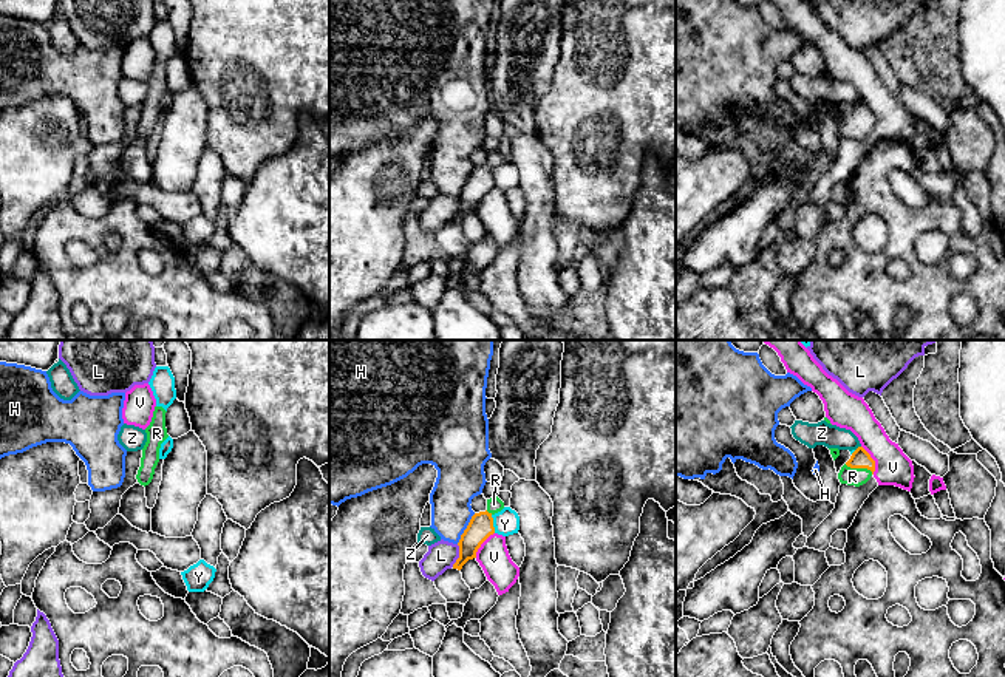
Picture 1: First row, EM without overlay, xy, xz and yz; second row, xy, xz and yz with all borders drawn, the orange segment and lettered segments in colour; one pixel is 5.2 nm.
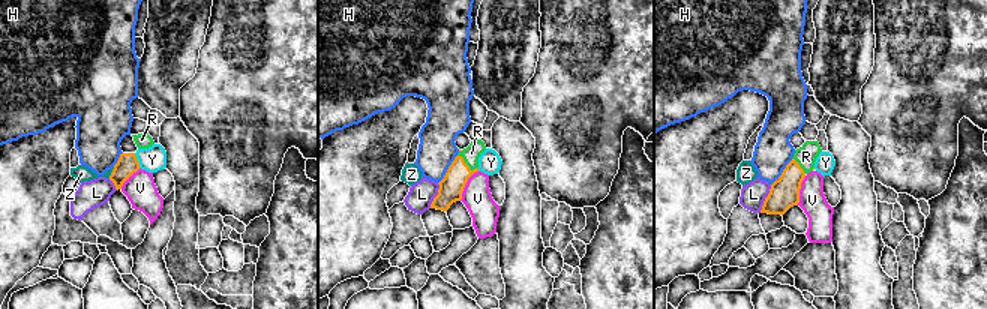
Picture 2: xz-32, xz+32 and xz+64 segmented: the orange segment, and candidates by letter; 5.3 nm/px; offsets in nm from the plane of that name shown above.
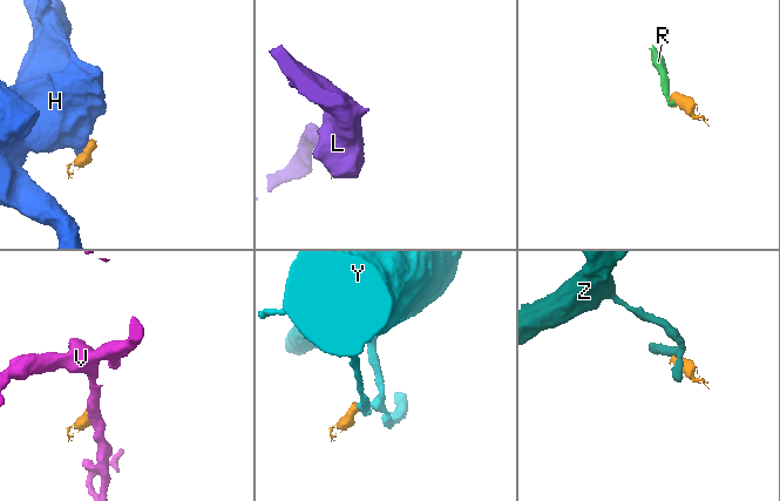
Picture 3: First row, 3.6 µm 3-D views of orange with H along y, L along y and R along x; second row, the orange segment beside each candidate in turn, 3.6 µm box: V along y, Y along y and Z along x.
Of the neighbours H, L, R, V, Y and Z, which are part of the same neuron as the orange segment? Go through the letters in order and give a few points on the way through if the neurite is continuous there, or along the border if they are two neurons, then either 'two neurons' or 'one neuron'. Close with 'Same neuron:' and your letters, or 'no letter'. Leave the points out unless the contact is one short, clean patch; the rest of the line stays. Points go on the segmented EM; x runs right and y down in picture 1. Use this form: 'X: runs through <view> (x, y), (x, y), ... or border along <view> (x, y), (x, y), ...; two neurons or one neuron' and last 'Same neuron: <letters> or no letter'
H: border along xz (475, 513), (456, 543); two neurons
L: border along xz (458, 544), (458, 558), (452, 566); two neurons
R: runs through yz (860, 458), (858, 467), (852, 476); one neuron
V: border along yz (861, 445), (874, 461), (874, 473); two neurons
Y: border along xz (490, 515), (495, 532); two neurons
Z: border along yz (860, 445), (855, 450); two neurons
Same neuron: R

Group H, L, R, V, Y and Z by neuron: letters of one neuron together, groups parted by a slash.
H / L / R / V / Y / Z

